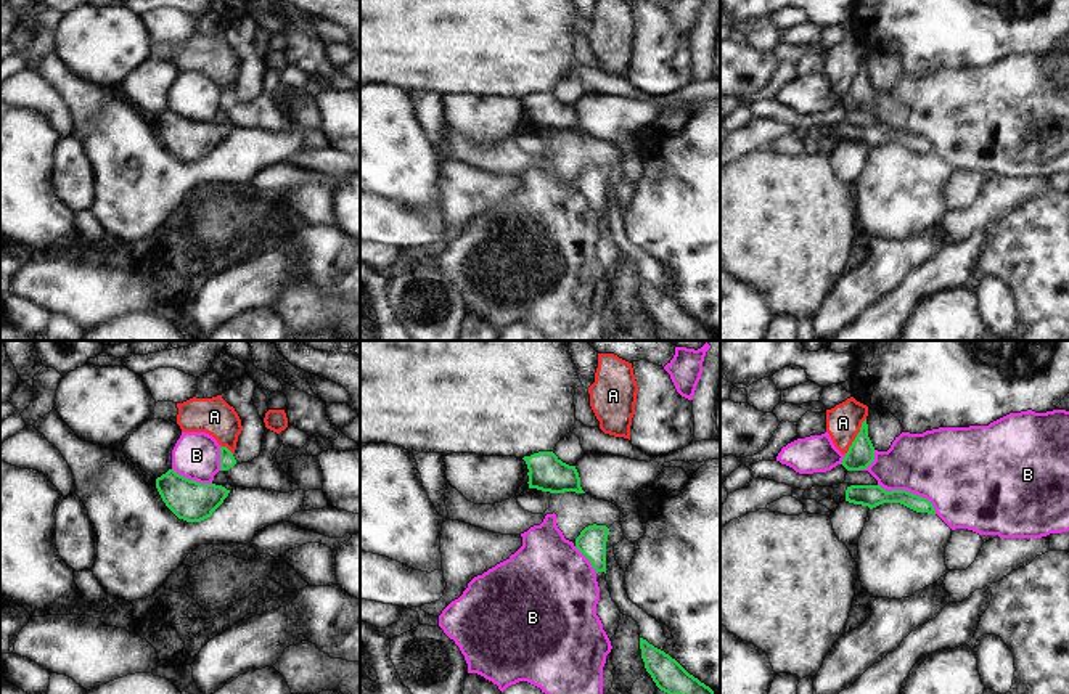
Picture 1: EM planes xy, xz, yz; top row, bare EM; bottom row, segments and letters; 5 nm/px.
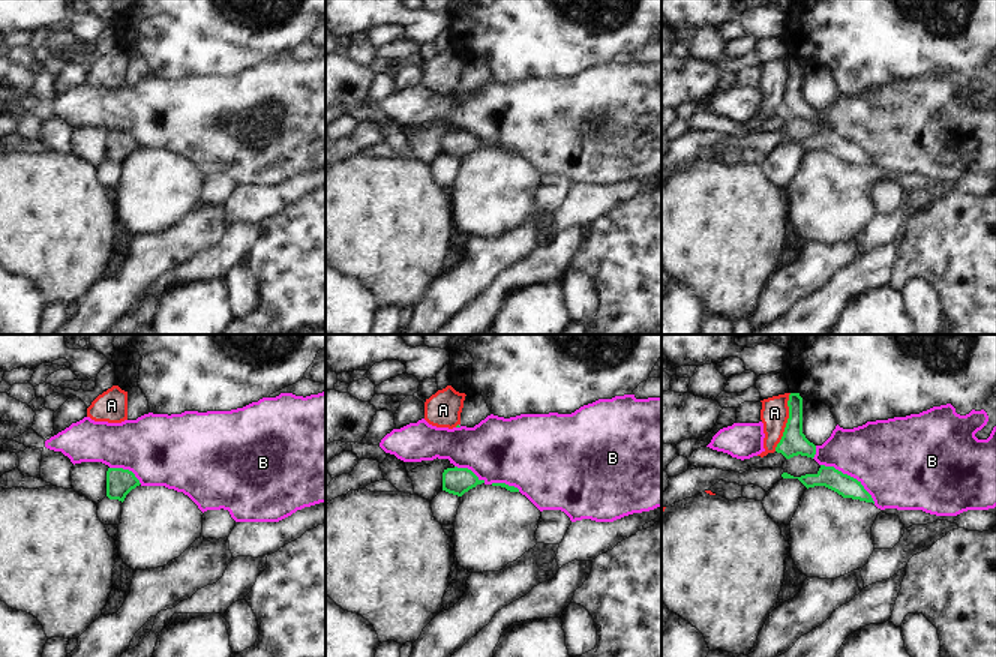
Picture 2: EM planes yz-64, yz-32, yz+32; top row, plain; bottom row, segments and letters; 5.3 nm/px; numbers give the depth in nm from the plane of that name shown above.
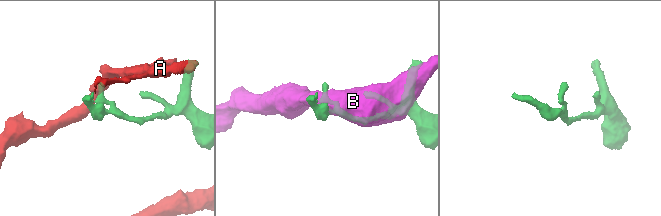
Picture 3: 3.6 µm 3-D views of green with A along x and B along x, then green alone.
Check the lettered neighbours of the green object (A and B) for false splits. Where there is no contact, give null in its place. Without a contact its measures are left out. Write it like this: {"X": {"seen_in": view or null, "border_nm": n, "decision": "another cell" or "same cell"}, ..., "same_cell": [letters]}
{"A": {"seen_in": "yz", "border_nm": 220, "decision": "another cell"}, "B": {"seen_in": "yz", "border_nm": 320, "decision": "another cell"}, "same_cell": []}

